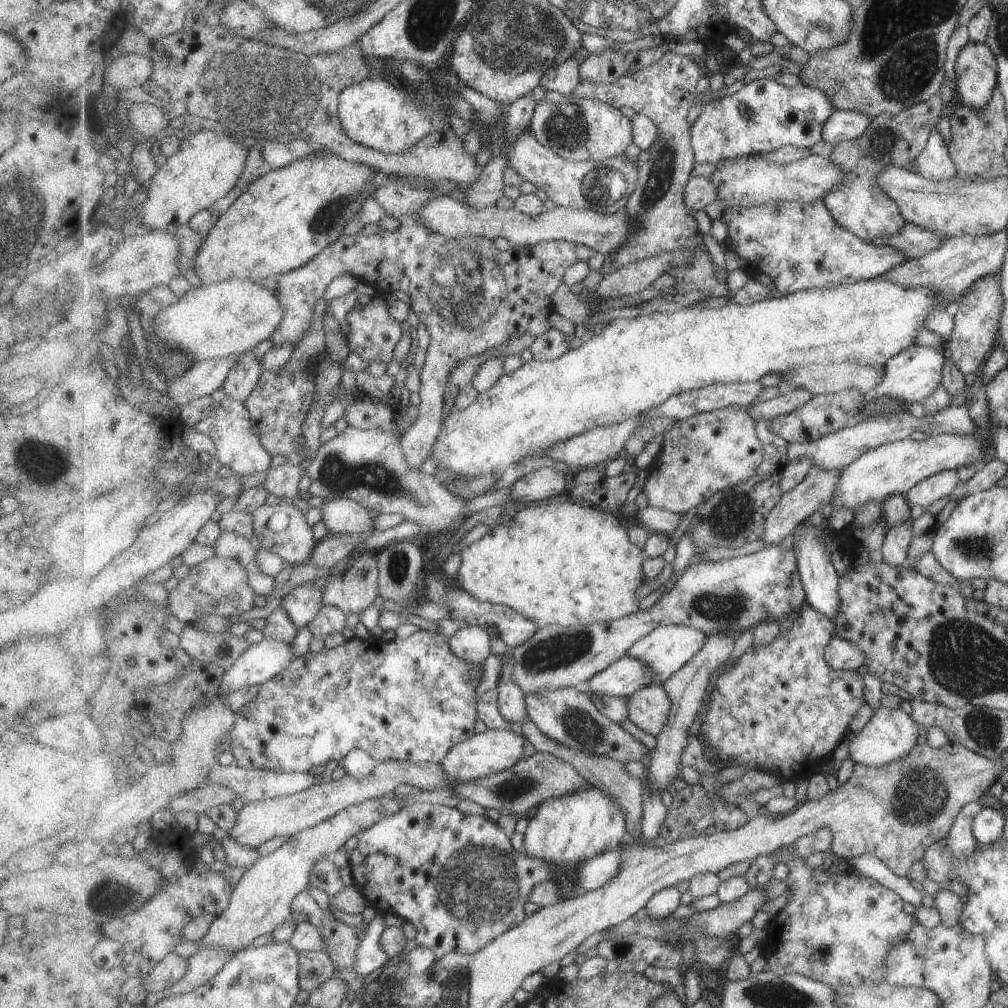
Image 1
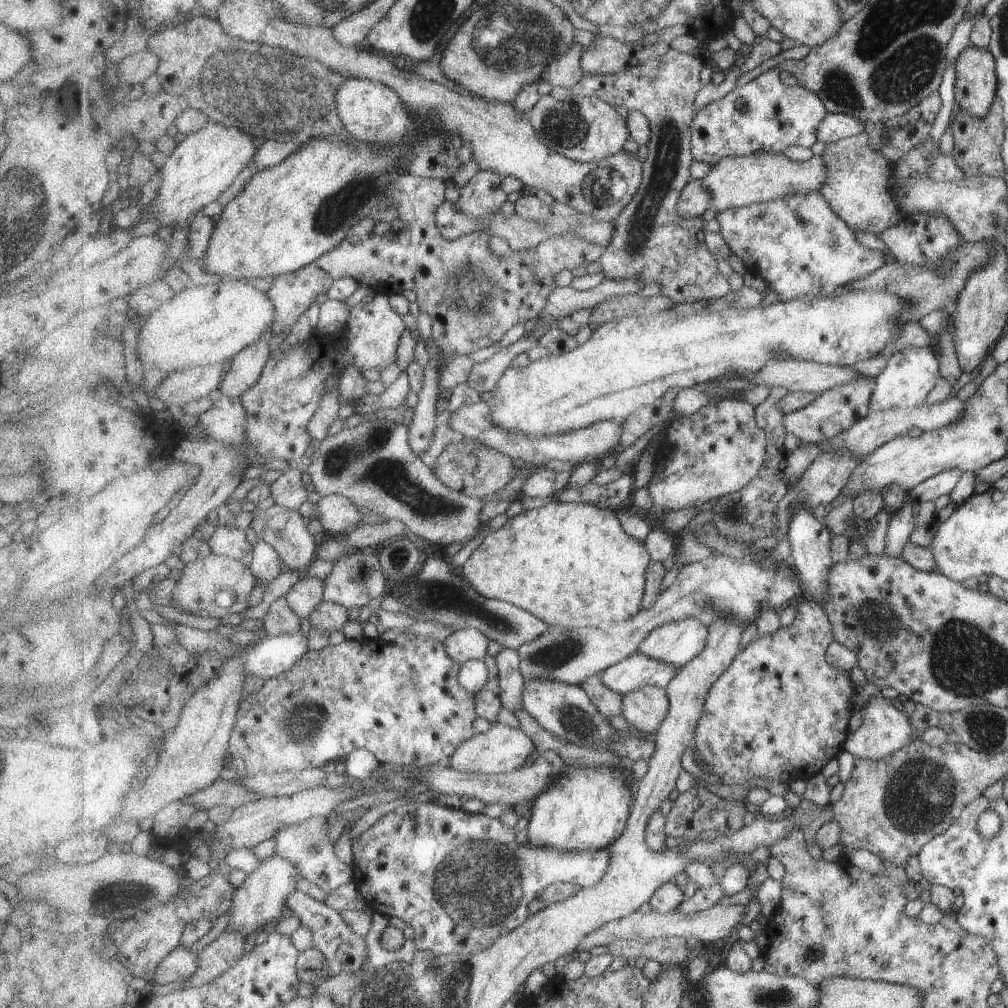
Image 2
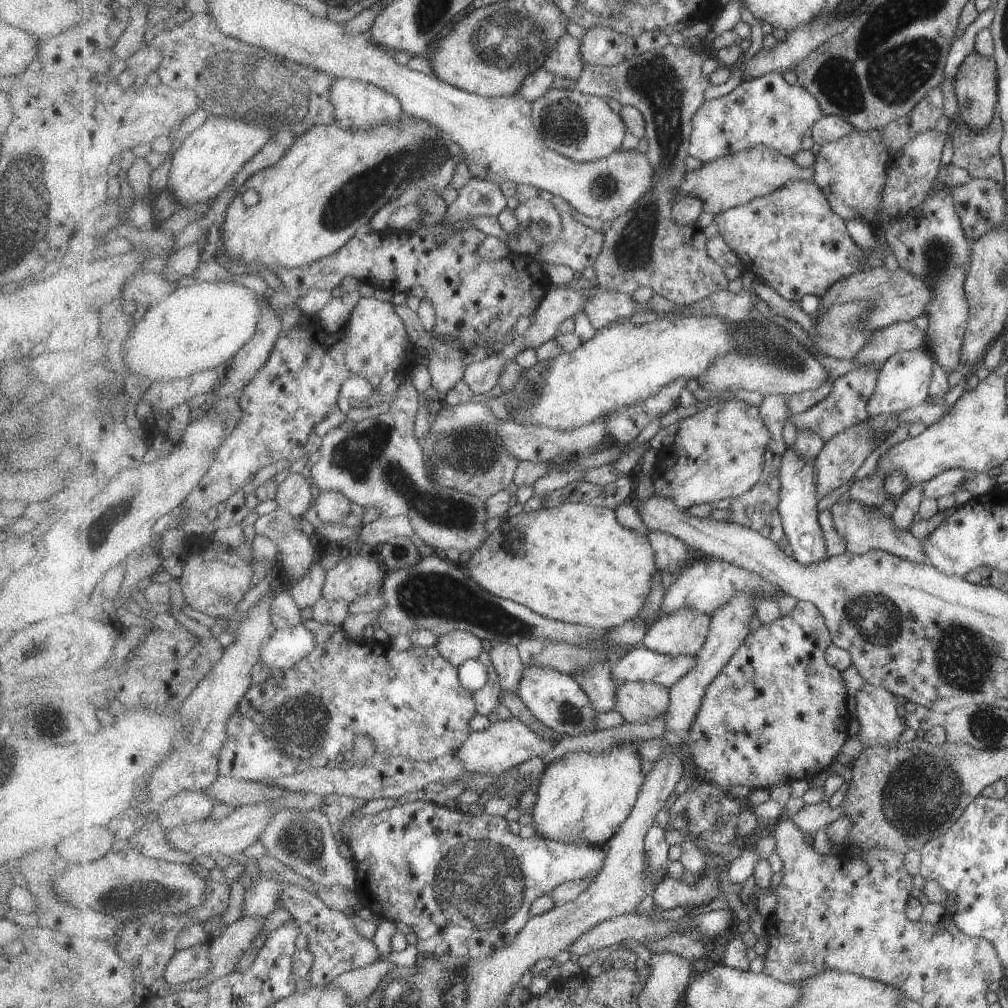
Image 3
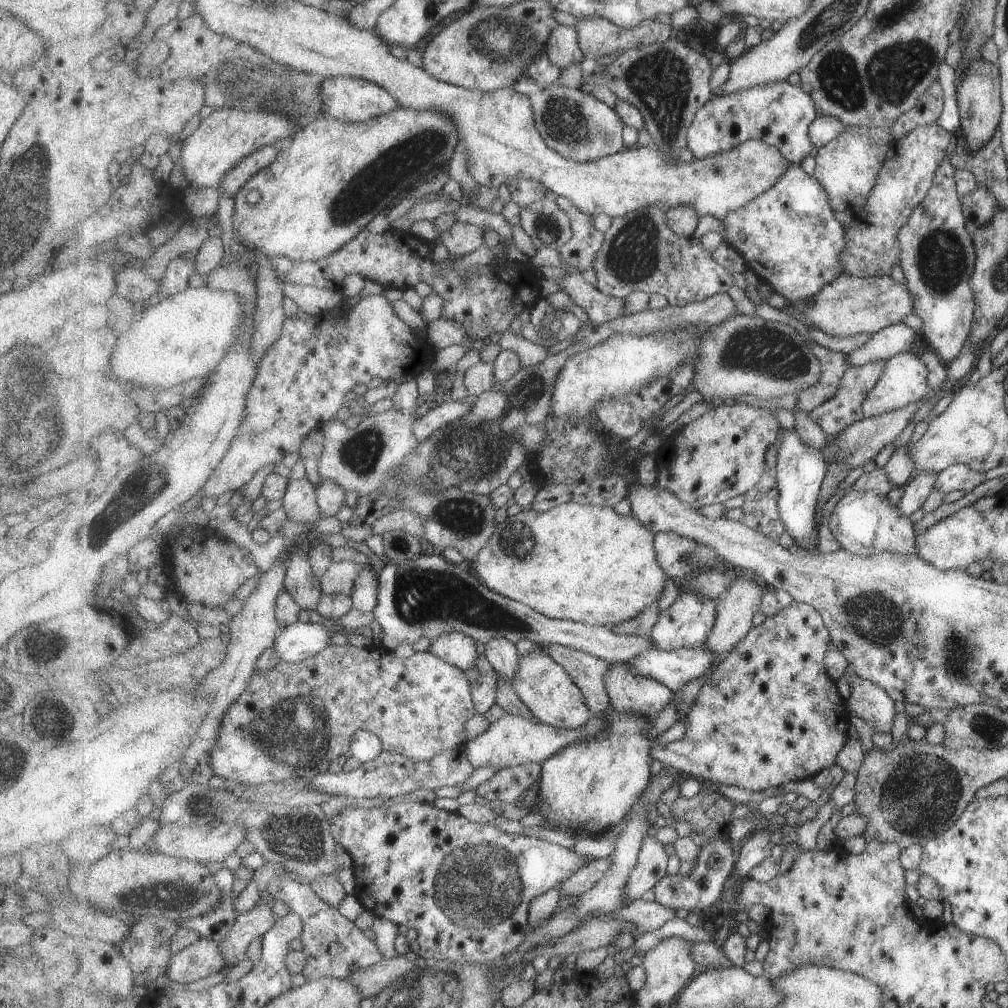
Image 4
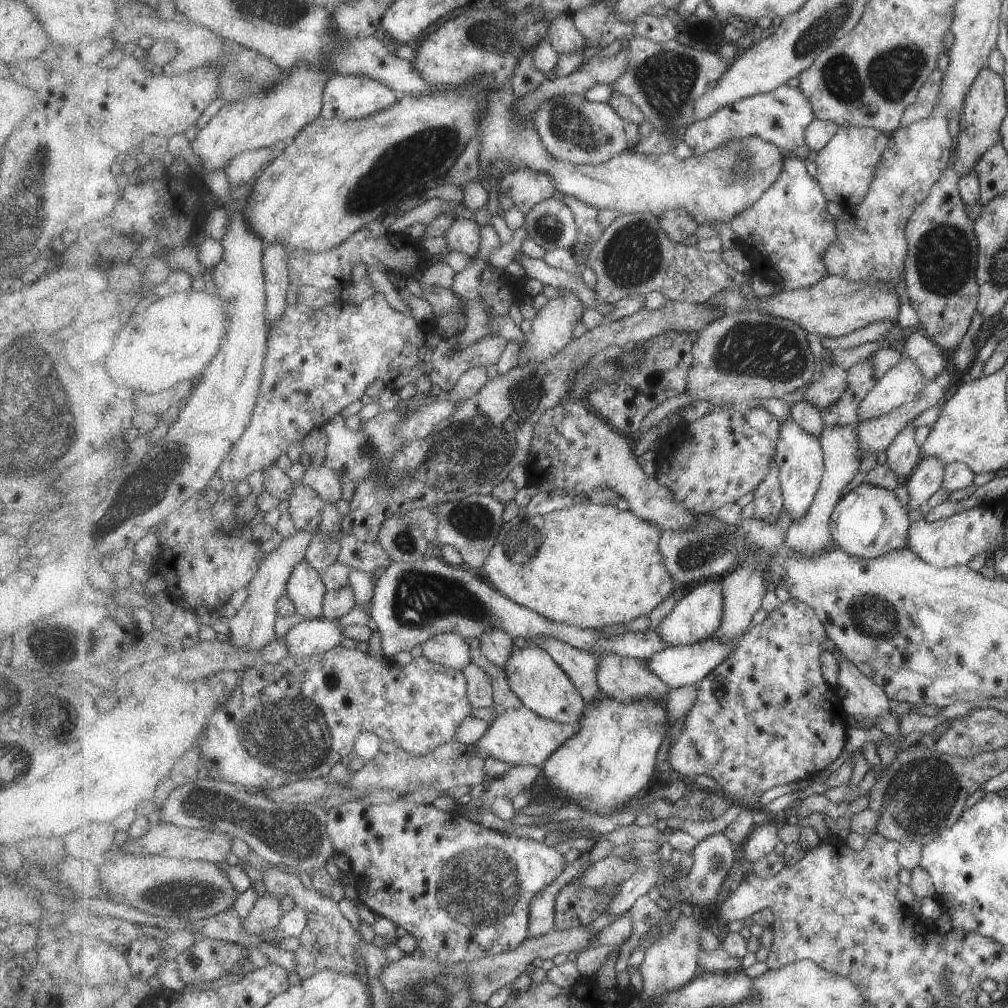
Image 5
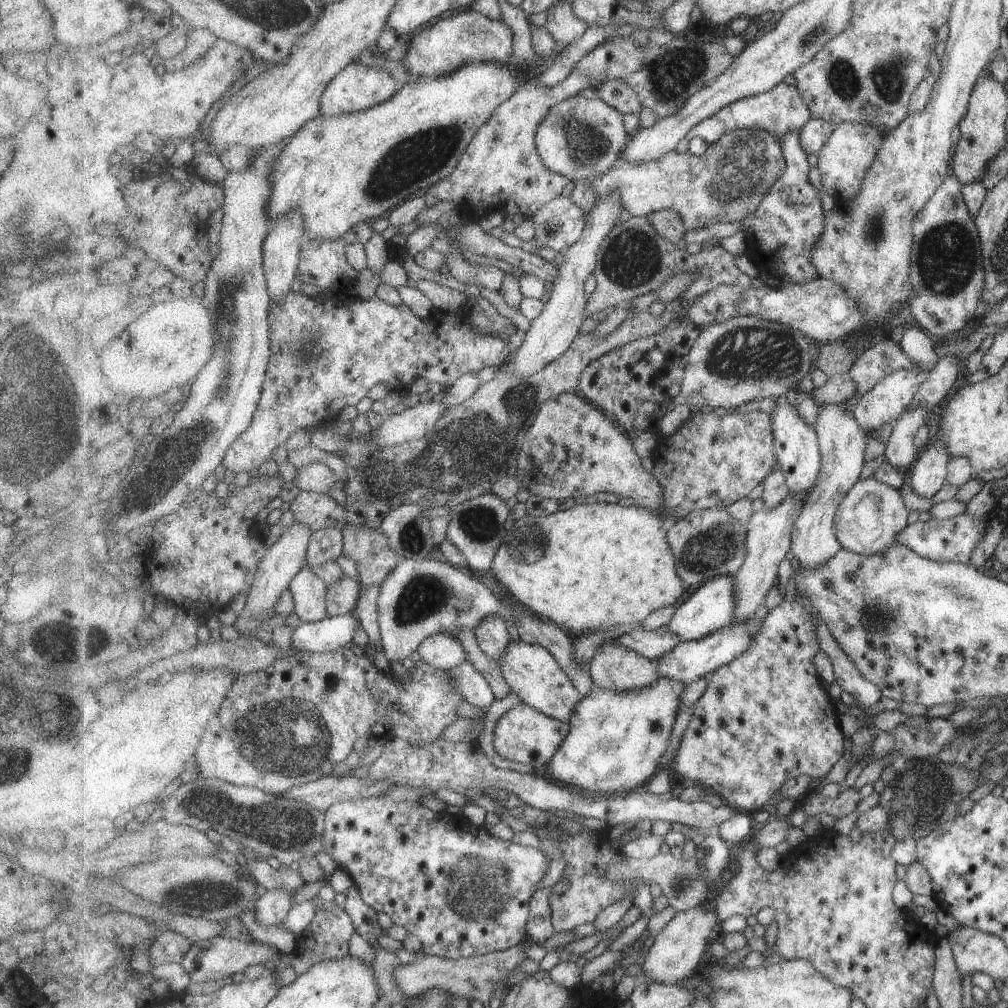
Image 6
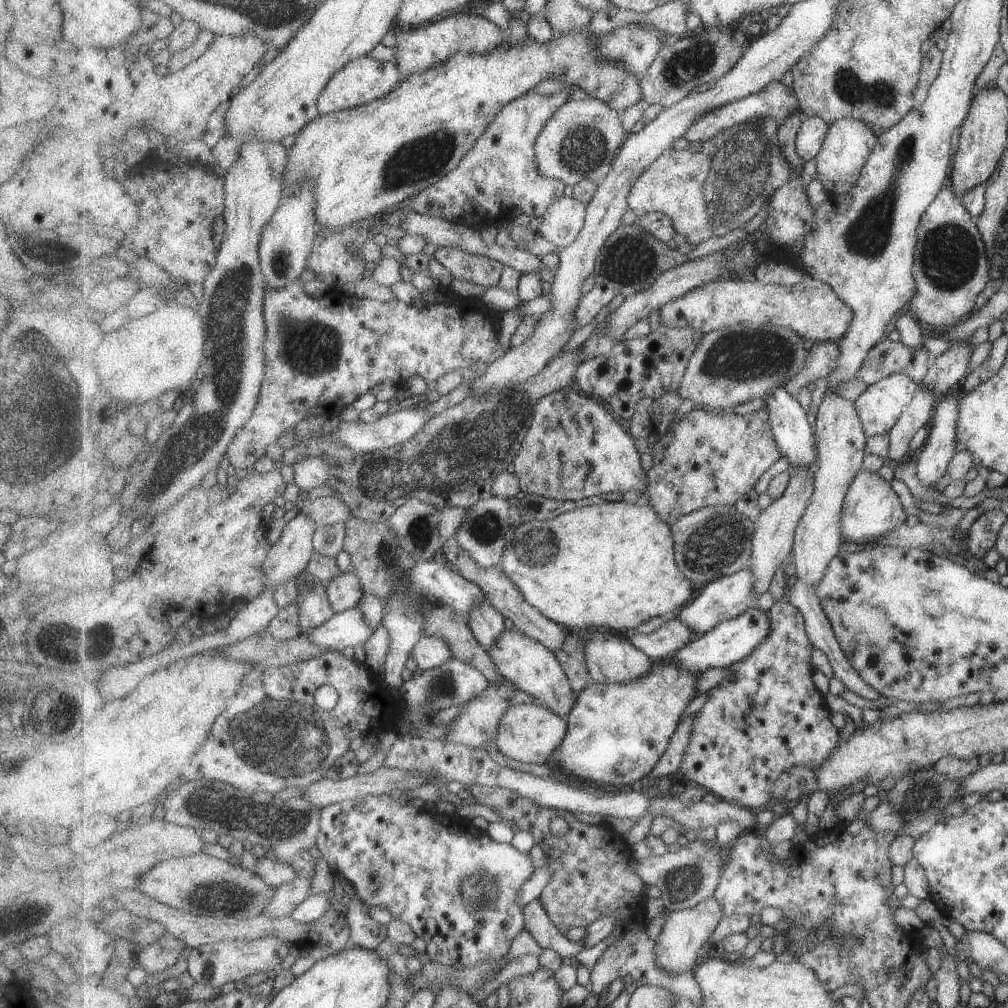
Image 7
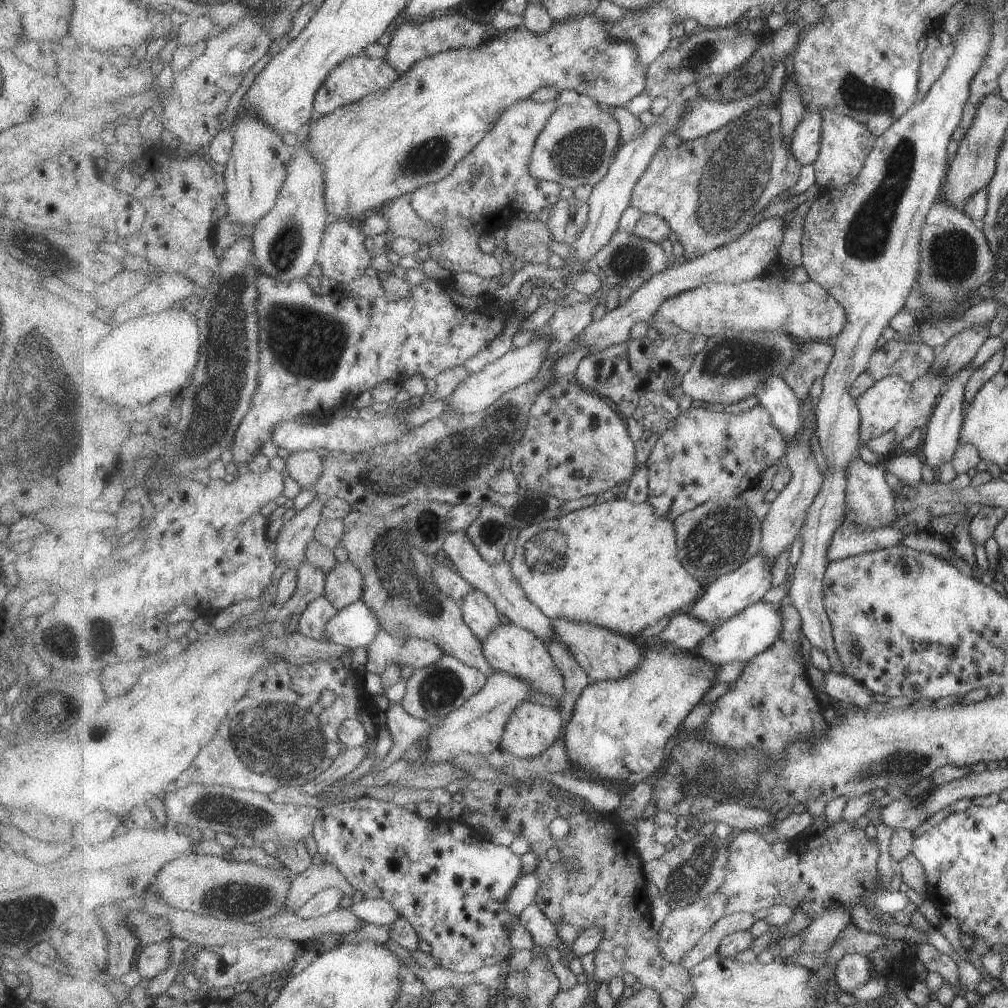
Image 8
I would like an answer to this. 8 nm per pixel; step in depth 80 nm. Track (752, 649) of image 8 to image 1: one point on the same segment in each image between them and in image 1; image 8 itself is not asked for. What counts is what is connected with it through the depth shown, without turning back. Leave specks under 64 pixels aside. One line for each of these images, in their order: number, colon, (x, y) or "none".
1: (626, 676)
2: (638, 669)
3: (641, 665)
4: (675, 668)
5: (678, 665)
6: (690, 660)
7: (733, 640)

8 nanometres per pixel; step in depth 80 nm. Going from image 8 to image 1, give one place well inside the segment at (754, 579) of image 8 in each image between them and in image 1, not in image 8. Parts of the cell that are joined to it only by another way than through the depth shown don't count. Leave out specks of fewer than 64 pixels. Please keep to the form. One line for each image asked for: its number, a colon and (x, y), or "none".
1: (667, 649)
2: (678, 642)
3: (684, 633)
4: (688, 623)
5: (697, 616)
6: (713, 606)
7: (727, 597)

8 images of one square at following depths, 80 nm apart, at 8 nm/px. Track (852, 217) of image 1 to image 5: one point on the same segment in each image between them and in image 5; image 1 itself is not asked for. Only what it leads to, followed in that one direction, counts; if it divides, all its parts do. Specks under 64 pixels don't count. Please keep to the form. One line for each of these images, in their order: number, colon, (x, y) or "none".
2: (858, 190)
3: (851, 171)
4: (848, 167)
5: (846, 167)

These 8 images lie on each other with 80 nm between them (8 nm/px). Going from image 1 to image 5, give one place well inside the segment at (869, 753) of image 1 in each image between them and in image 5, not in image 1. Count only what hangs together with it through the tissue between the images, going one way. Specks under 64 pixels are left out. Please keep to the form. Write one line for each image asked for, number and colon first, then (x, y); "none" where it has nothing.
2: (884, 729)
3: (879, 724)
4: (869, 701)
5: (864, 698)

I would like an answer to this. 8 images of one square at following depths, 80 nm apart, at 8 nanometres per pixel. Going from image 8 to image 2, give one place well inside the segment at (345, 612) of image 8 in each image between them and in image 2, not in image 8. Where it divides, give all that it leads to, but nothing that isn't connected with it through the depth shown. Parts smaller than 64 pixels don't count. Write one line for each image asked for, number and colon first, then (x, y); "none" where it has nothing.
2: (270, 657)
3: (290, 645)
4: (299, 641)
5: (311, 637)
6: (330, 634)
7: (350, 628)

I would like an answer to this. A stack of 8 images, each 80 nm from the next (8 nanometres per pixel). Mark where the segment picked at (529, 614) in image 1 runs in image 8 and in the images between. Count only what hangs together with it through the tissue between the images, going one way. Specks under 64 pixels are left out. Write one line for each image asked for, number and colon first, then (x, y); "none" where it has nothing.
2: (572, 565)
3: (574, 563)
4: (586, 563)
5: (590, 566)
6: (595, 565)
7: (612, 566)
8: (616, 564)

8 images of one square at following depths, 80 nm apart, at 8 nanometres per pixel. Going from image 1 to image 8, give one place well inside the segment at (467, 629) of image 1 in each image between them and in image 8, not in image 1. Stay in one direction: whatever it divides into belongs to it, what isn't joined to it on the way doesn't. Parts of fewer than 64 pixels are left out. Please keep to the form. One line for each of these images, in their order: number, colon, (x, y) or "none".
2: (470, 643)
3: (458, 647)
4: (458, 649)
5: (448, 649)
6: (443, 651)
7: (430, 651)
8: (385, 650)

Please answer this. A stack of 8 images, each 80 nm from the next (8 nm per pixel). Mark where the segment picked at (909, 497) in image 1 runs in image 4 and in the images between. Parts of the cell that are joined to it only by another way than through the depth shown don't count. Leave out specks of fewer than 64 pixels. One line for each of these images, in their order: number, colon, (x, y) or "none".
2: (942, 483)
3: (949, 481)
4: (957, 477)

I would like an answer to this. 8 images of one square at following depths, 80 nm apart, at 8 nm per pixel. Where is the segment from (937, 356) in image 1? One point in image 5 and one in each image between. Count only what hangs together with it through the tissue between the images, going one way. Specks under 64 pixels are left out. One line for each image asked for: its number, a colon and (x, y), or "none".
2: (909, 374)
3: (904, 379)
4: (904, 380)
5: (902, 383)

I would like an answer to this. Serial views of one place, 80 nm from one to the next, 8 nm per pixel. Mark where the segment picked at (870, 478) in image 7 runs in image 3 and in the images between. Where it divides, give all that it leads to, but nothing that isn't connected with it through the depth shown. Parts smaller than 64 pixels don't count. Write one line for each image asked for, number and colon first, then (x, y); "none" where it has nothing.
3: (863, 529)
4: (865, 523)
5: (869, 521)
6: (870, 516)

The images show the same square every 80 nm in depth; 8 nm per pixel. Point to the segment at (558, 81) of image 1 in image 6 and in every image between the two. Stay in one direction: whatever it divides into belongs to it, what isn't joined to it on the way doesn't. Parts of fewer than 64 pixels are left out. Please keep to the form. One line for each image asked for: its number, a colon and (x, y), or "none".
2: (566, 71)
3: (566, 62)
4: (564, 47)
5: (563, 32)
6: (562, 22)

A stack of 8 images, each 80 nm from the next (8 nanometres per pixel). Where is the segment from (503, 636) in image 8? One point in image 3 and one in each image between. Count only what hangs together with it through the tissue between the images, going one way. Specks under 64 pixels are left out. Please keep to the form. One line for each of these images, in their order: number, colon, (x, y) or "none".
3: (556, 699)
4: (551, 693)
5: (538, 680)
6: (535, 675)
7: (533, 668)

